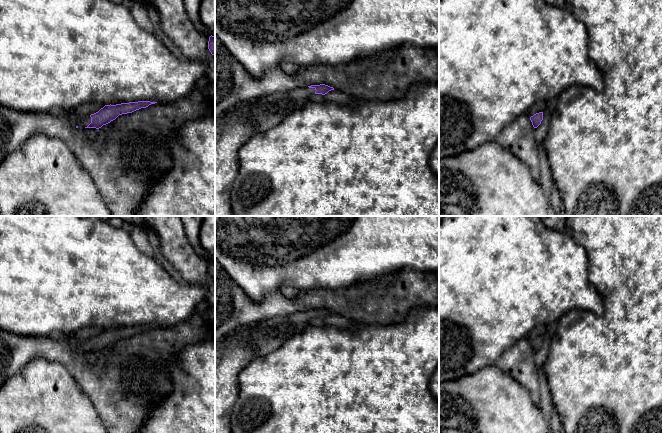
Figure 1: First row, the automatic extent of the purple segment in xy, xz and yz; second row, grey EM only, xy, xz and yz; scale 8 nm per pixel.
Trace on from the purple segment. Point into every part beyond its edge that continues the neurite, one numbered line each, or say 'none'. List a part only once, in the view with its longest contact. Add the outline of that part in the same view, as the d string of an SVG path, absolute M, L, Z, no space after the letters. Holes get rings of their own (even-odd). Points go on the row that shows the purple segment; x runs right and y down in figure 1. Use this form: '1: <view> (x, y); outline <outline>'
1: xy (75, 119); outline M74 109L69 111L63 110L52 110L50 112L53 115L65 115L73 125L78 125L80 127L87 127L91 123L91 117L82 117L78 115Z

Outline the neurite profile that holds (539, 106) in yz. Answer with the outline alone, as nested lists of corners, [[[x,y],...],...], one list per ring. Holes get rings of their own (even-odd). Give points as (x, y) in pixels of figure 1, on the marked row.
[[[539,100],[539,101],[536,101],[526,112],[526,114],[531,117],[533,116],[534,114],[536,113],[539,113],[539,112],[543,112],[545,110],[545,101],[544,100]]]

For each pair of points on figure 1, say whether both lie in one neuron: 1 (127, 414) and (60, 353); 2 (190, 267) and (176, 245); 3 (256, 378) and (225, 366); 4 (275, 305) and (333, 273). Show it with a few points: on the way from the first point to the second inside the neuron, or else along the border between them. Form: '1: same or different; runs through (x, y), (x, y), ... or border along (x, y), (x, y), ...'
1: same; runs through (110, 397), (77, 366)
2: same; runs through (187, 262), (176, 250)
3: different; border along (256, 357), (240, 372), (237, 395)
4: different; border along (324, 288), (300, 290), (298, 292)

